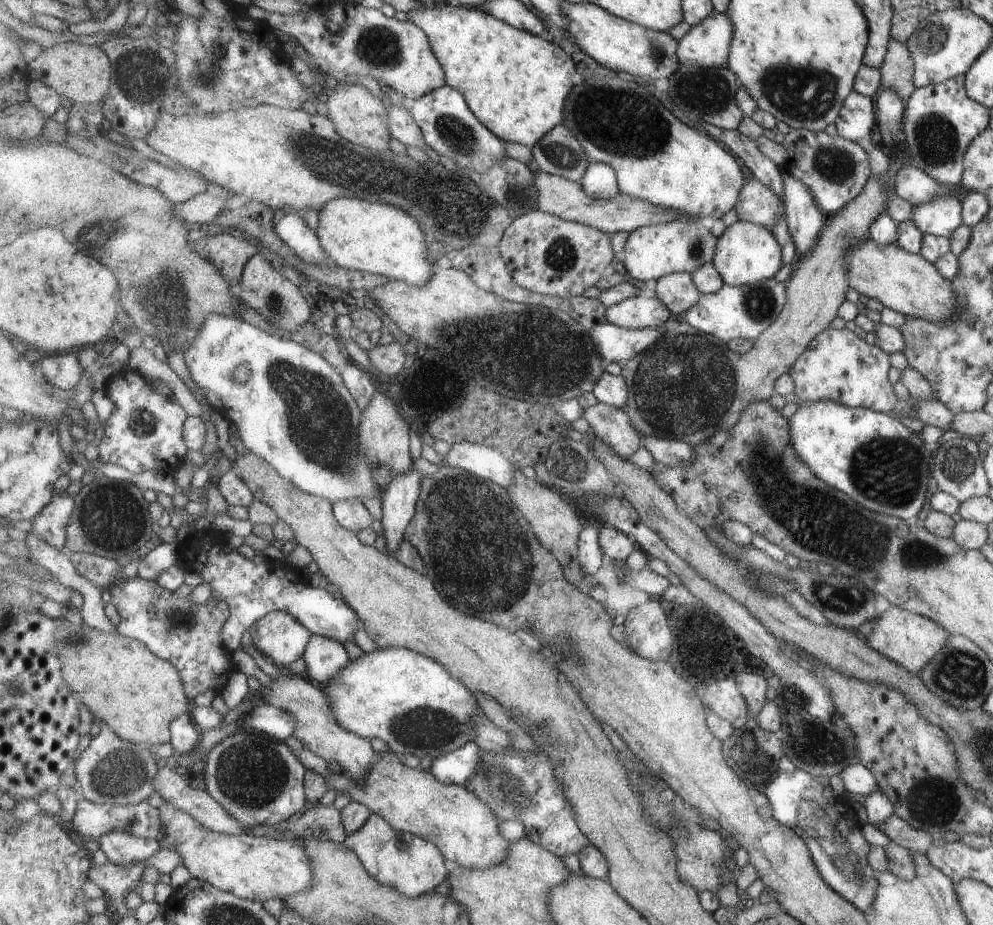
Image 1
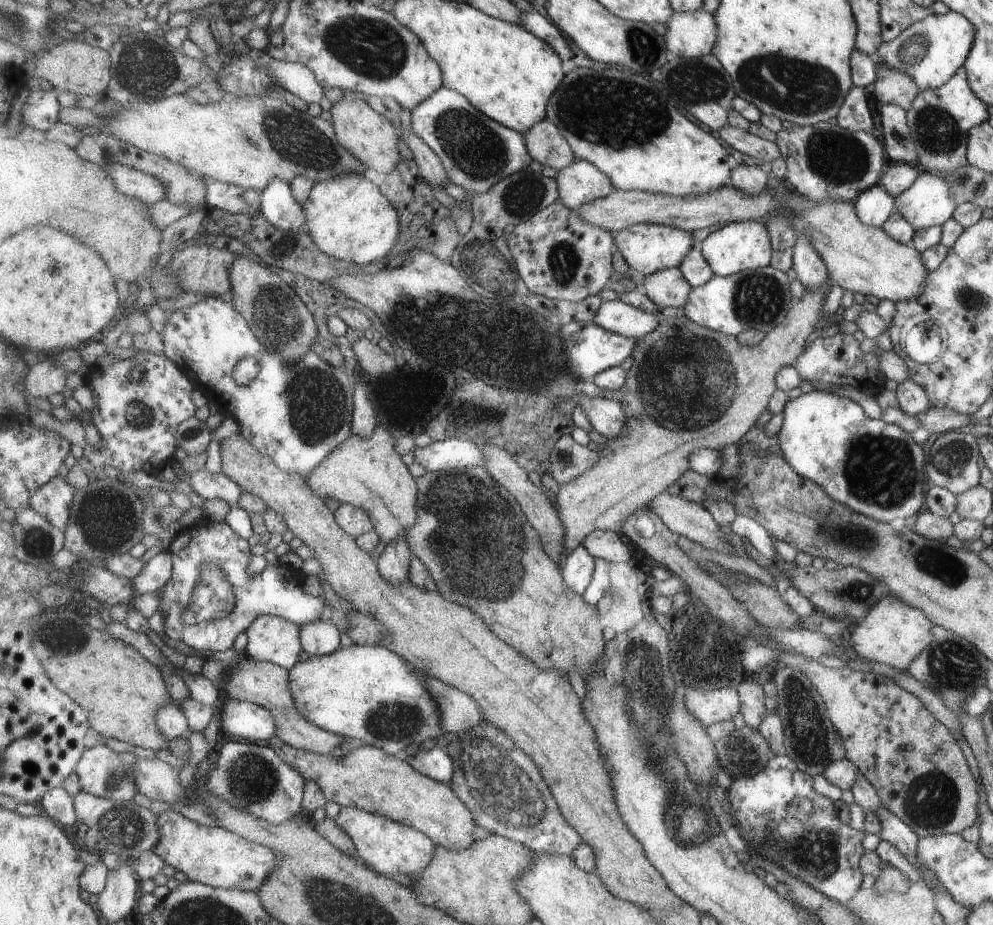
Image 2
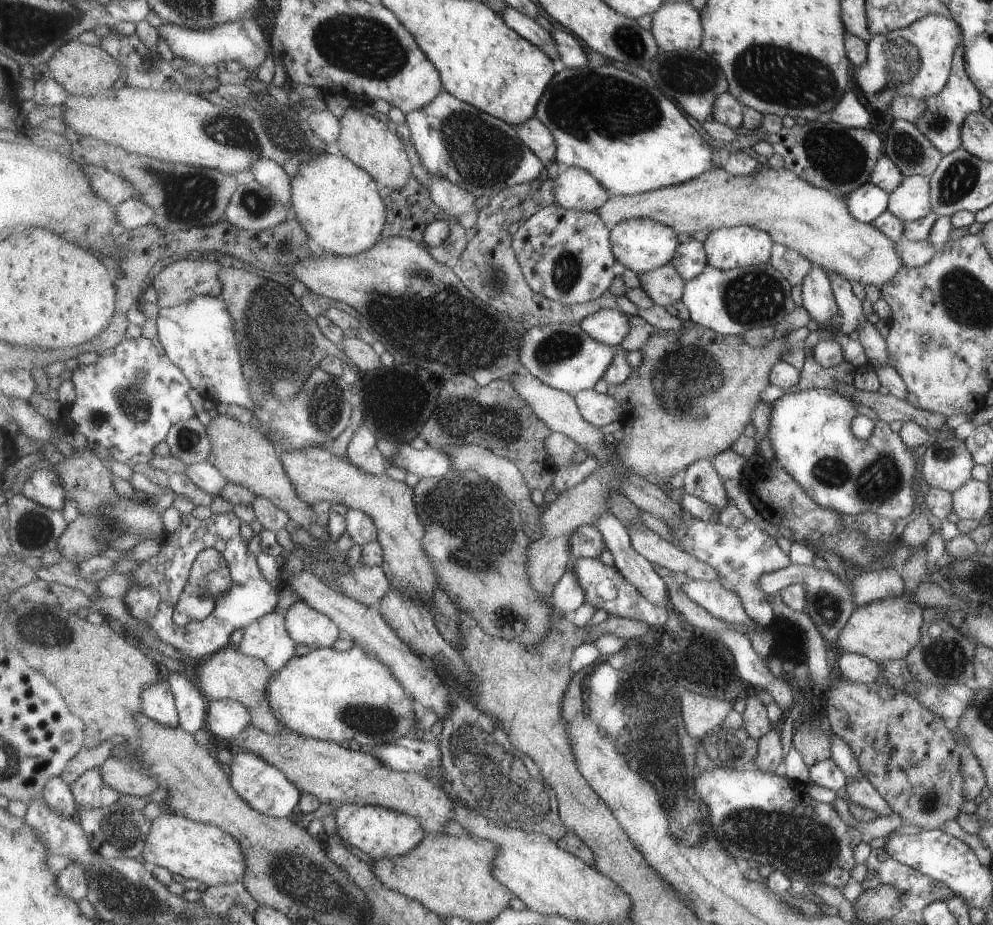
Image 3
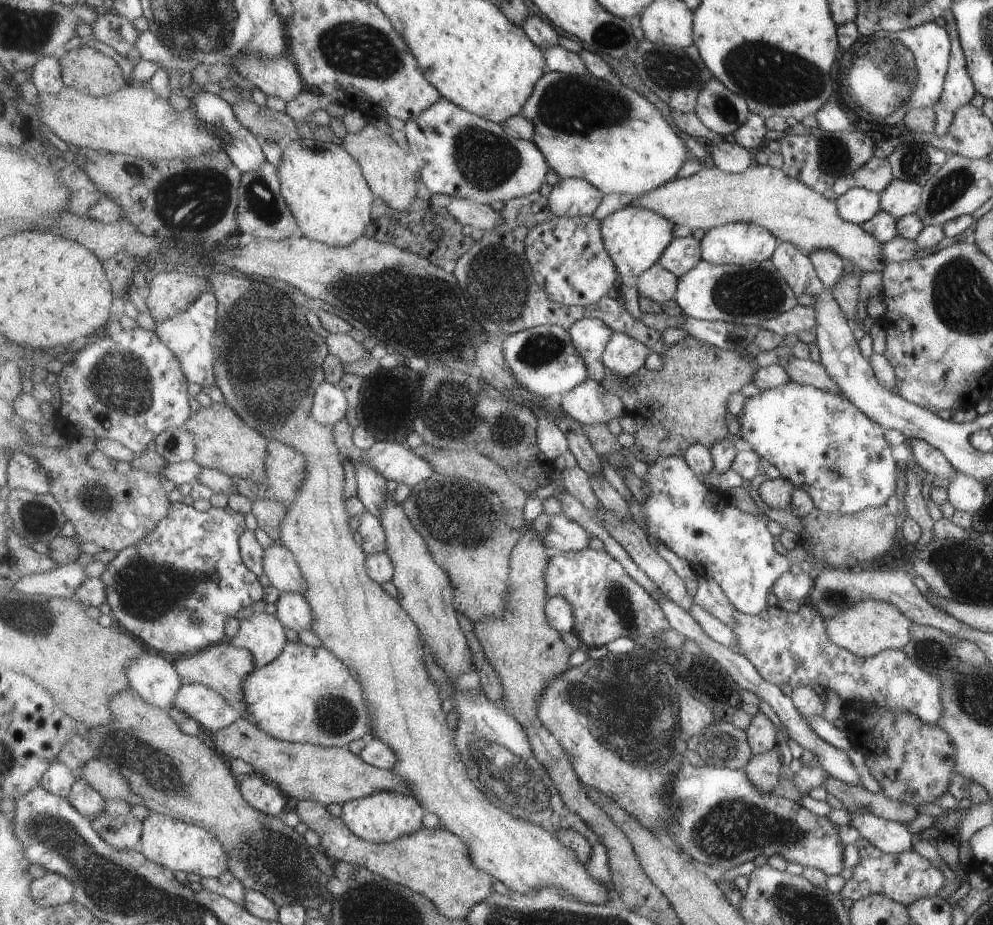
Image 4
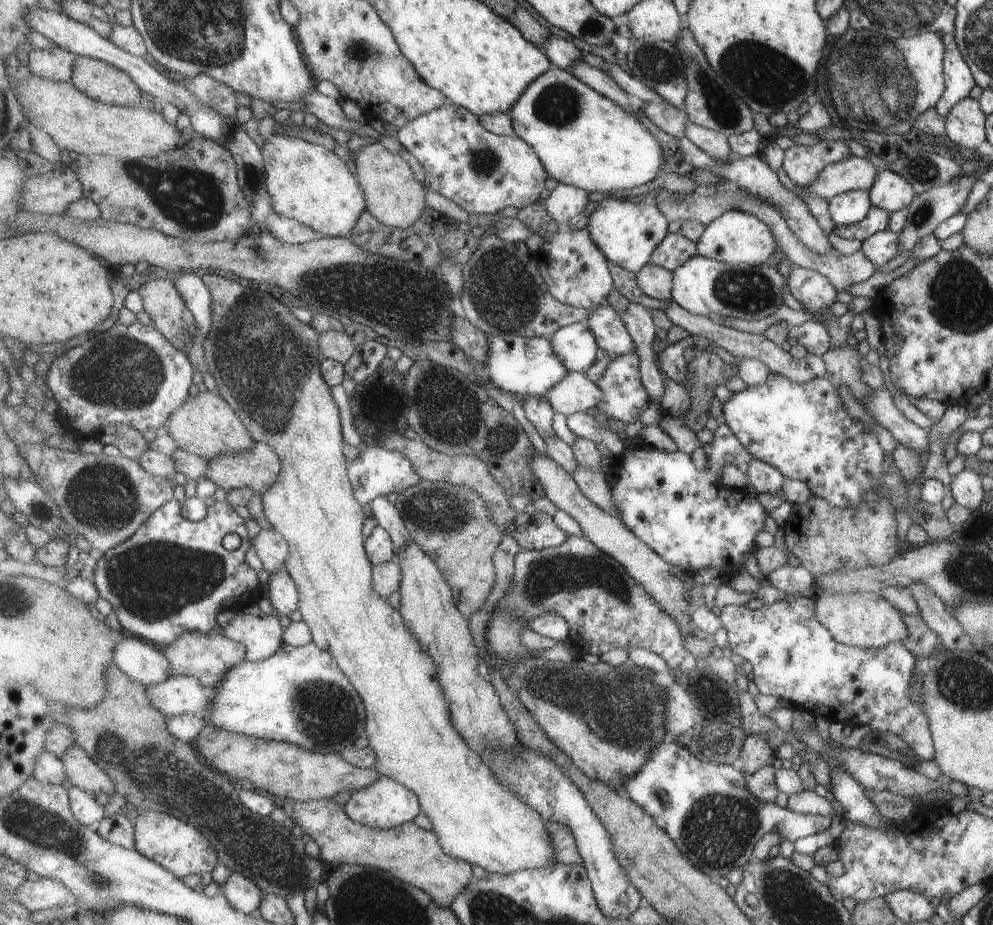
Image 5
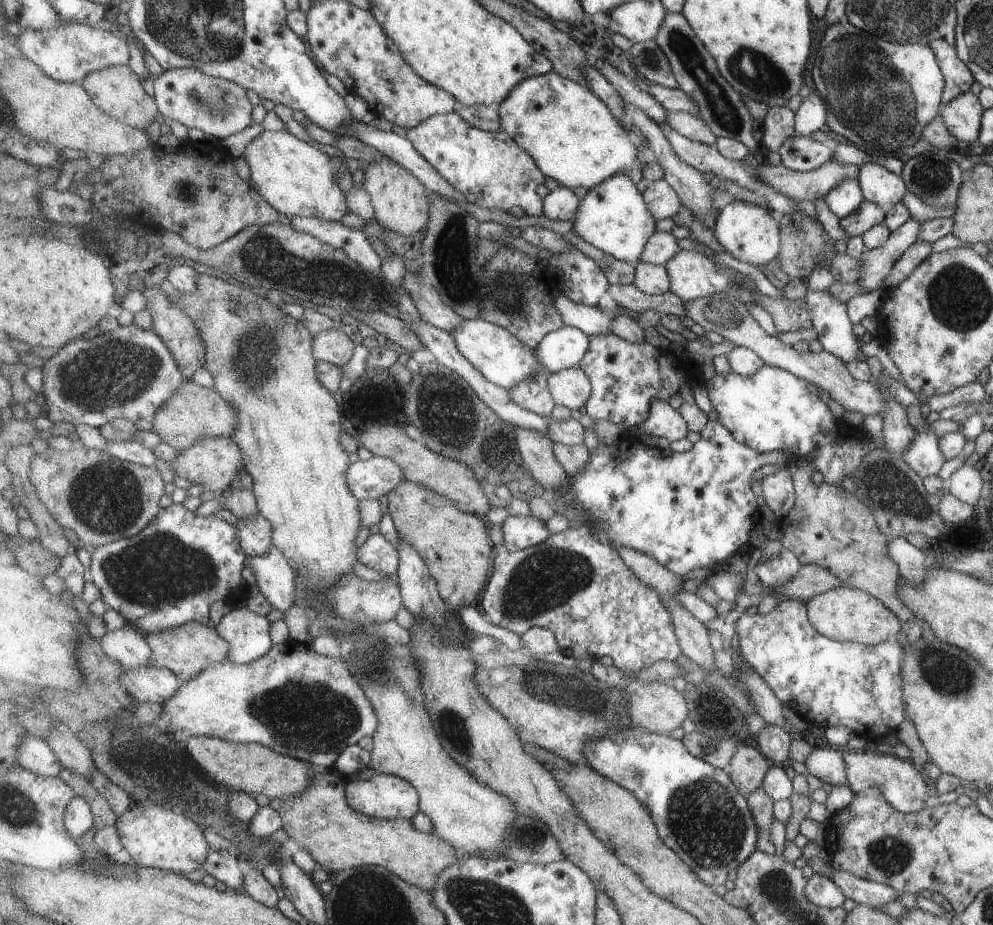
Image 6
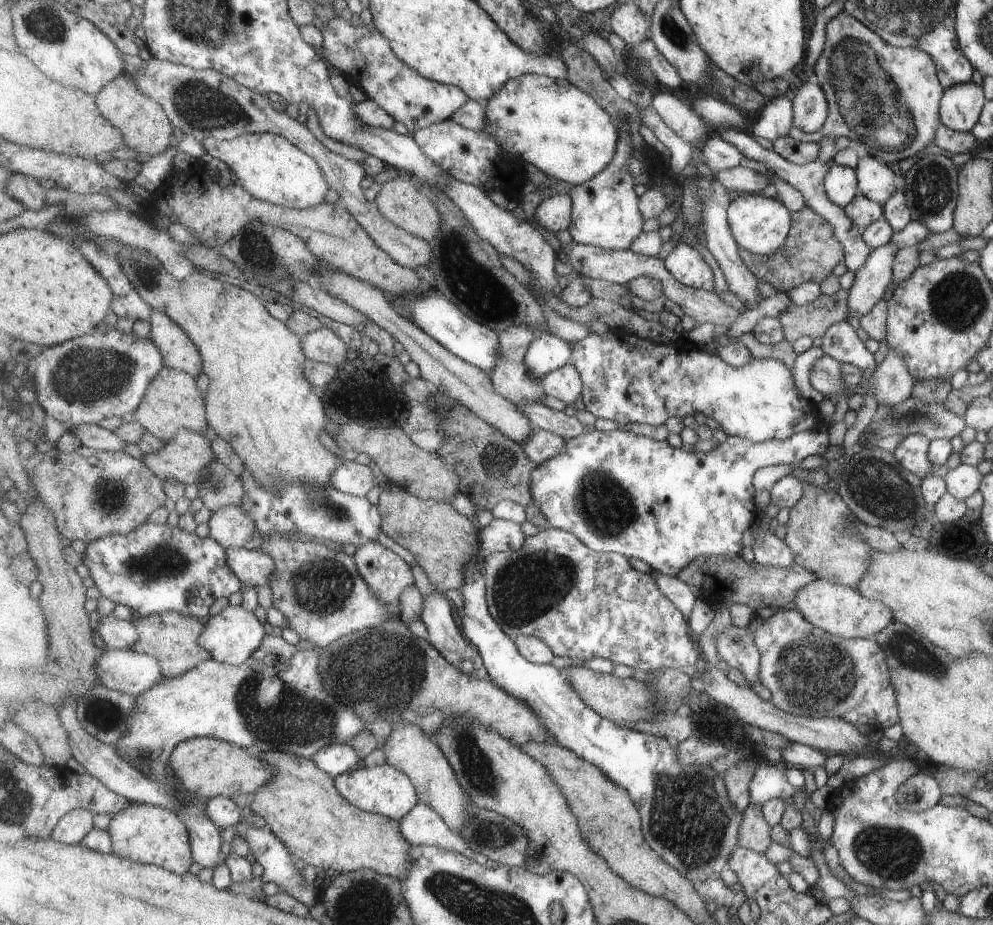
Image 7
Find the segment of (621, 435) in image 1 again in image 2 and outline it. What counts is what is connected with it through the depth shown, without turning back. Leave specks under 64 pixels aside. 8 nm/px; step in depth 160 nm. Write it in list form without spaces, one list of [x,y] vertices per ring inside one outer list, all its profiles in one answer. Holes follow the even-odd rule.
[[[581,392],[576,396],[577,404],[588,414],[594,429],[607,436],[607,440],[615,438],[625,426],[625,410],[618,401],[603,397],[589,397]]]

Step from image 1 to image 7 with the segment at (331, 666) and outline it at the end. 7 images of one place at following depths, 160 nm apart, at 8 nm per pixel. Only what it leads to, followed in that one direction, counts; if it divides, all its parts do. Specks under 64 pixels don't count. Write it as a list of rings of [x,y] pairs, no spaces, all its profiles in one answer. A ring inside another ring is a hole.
[[[245,548],[226,550],[226,563],[240,578],[242,586],[256,587],[270,584],[270,578],[276,569],[276,560],[261,549],[249,551]]]

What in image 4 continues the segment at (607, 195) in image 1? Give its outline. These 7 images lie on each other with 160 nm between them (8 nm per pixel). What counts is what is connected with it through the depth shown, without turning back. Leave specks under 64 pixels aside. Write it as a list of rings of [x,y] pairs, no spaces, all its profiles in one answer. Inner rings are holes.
[[[560,179],[548,199],[555,217],[591,216],[606,197],[583,179]]]

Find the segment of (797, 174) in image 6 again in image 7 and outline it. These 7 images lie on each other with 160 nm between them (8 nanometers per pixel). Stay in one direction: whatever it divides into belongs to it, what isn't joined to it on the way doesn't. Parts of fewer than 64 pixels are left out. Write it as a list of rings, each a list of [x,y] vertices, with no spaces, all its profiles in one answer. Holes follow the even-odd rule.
[[[745,164],[716,172],[714,175],[715,182],[731,192],[761,192],[768,183],[767,176],[751,170]]]

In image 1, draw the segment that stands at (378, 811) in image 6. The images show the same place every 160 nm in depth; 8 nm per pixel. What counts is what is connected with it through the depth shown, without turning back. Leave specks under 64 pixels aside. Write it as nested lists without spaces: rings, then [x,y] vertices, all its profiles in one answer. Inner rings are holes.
[[[360,802],[347,803],[342,808],[342,819],[349,834],[344,843],[358,854],[364,867],[382,883],[389,883],[404,895],[414,897],[433,892],[433,888],[448,878],[450,863],[433,841],[393,828],[383,816],[372,813]]]

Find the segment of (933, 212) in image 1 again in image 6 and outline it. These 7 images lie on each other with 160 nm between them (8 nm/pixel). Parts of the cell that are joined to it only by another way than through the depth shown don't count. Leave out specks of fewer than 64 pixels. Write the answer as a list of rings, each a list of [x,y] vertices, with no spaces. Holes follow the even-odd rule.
[[[865,163],[859,167],[856,176],[862,198],[889,210],[892,204],[900,201],[906,186],[904,180],[875,163]]]

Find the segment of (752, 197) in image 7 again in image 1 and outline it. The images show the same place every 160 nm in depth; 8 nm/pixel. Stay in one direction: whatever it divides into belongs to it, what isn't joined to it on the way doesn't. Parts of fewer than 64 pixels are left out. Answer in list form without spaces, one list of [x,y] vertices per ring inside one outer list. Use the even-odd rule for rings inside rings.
[[[738,220],[718,238],[713,264],[719,269],[724,281],[730,285],[748,285],[771,278],[784,265],[781,244],[765,225]]]

